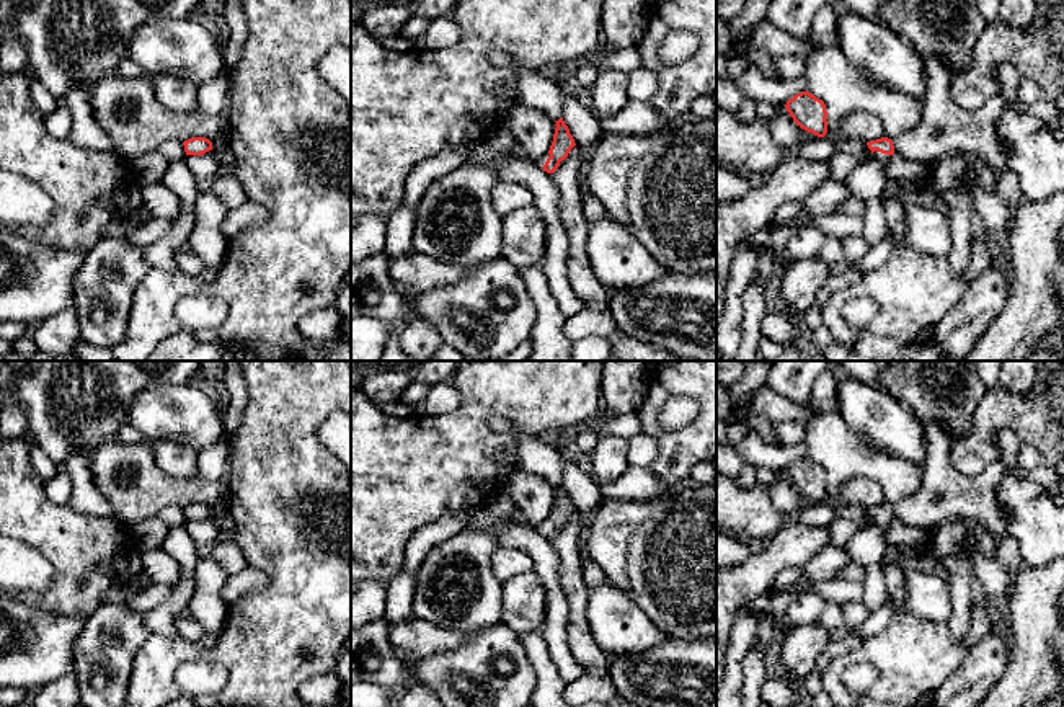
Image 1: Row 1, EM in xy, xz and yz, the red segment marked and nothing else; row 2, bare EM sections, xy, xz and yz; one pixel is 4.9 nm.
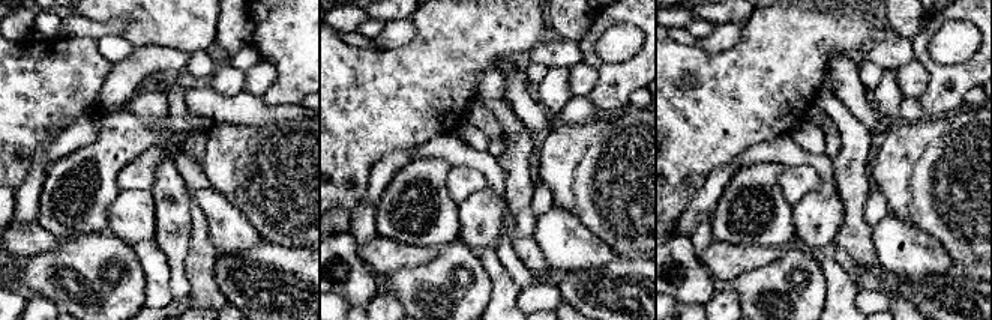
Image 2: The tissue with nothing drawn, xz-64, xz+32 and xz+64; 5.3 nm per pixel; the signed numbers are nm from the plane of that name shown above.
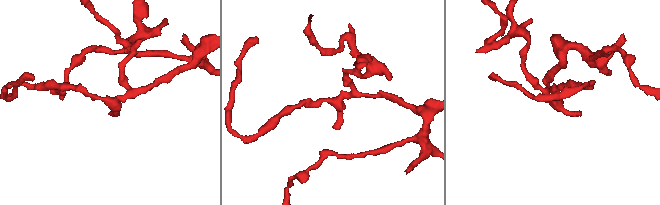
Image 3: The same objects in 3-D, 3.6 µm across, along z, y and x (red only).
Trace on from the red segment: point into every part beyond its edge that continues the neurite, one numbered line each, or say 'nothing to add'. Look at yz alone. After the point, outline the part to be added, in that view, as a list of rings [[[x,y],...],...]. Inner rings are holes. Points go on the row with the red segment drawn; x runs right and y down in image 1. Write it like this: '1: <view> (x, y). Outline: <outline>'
1: yz (867, 182). Outline: [[[875,150],[868,162],[853,168],[845,178],[853,196],[865,201],[867,211],[863,216],[865,229],[862,237],[868,247],[881,242],[888,233],[886,216],[881,202],[881,193],[886,183],[886,163],[891,155]]]

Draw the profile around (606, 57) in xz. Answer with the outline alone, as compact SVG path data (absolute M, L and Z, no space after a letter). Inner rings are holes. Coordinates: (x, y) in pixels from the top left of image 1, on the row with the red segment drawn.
M602 42L602 46L579 59L581 65L594 65L599 70L618 70L632 73L643 67L636 49L614 49Z

